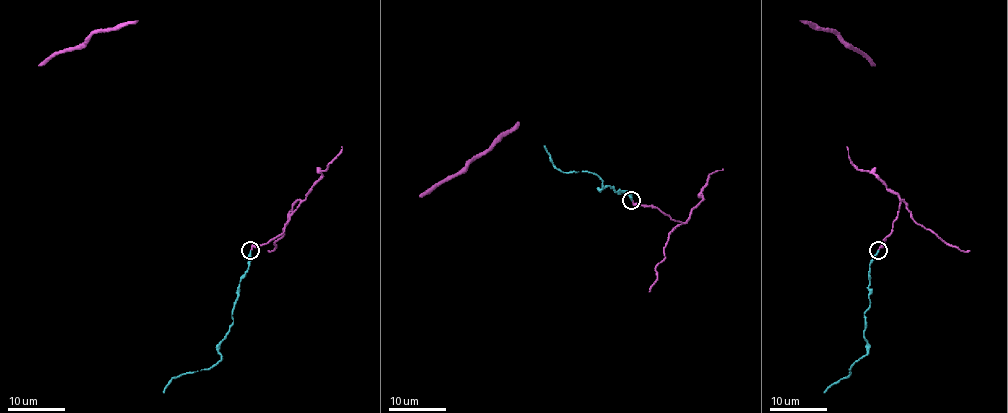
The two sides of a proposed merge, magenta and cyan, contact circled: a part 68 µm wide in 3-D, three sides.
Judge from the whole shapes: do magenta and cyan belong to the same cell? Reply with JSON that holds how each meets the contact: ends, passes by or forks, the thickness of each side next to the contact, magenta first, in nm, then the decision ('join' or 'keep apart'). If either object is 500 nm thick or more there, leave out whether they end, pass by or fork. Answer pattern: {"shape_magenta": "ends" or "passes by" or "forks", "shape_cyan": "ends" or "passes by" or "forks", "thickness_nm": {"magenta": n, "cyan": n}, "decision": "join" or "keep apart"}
{"shape_magenta": "ends", "shape_cyan": "ends", "thickness_nm": {"magenta": 170, "cyan": 170}, "decision": "join"}

